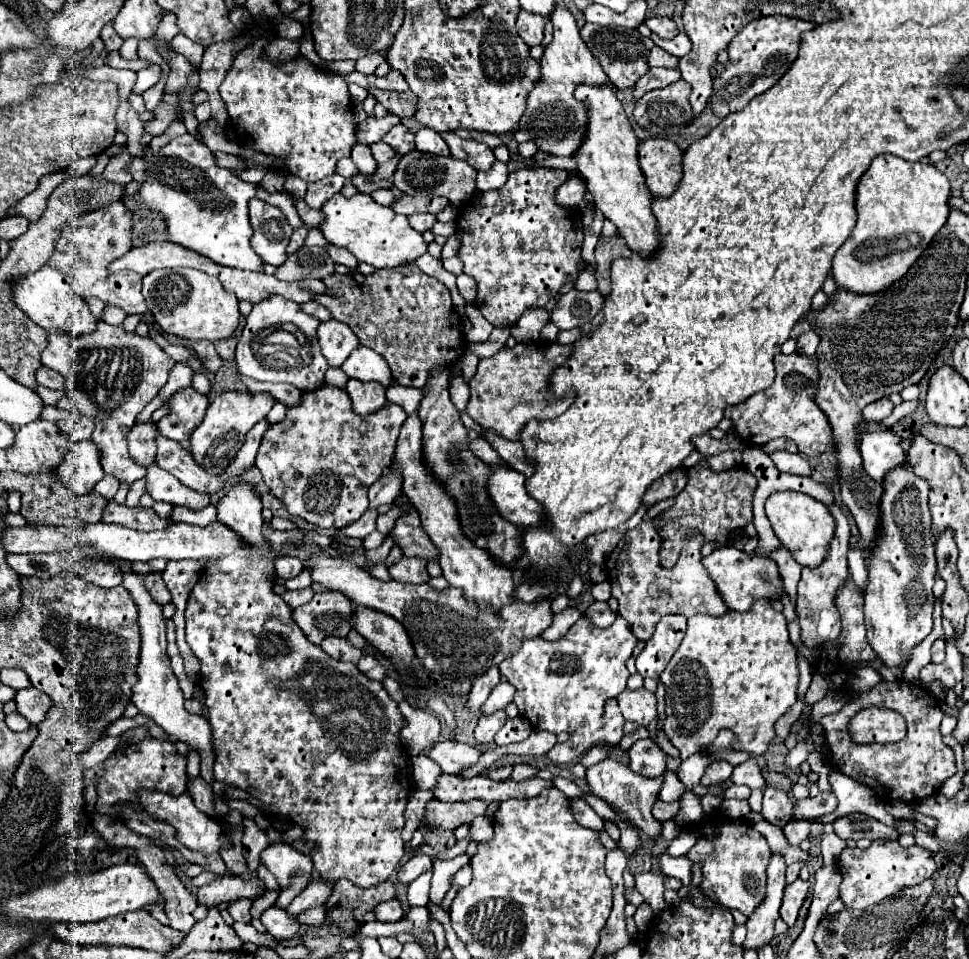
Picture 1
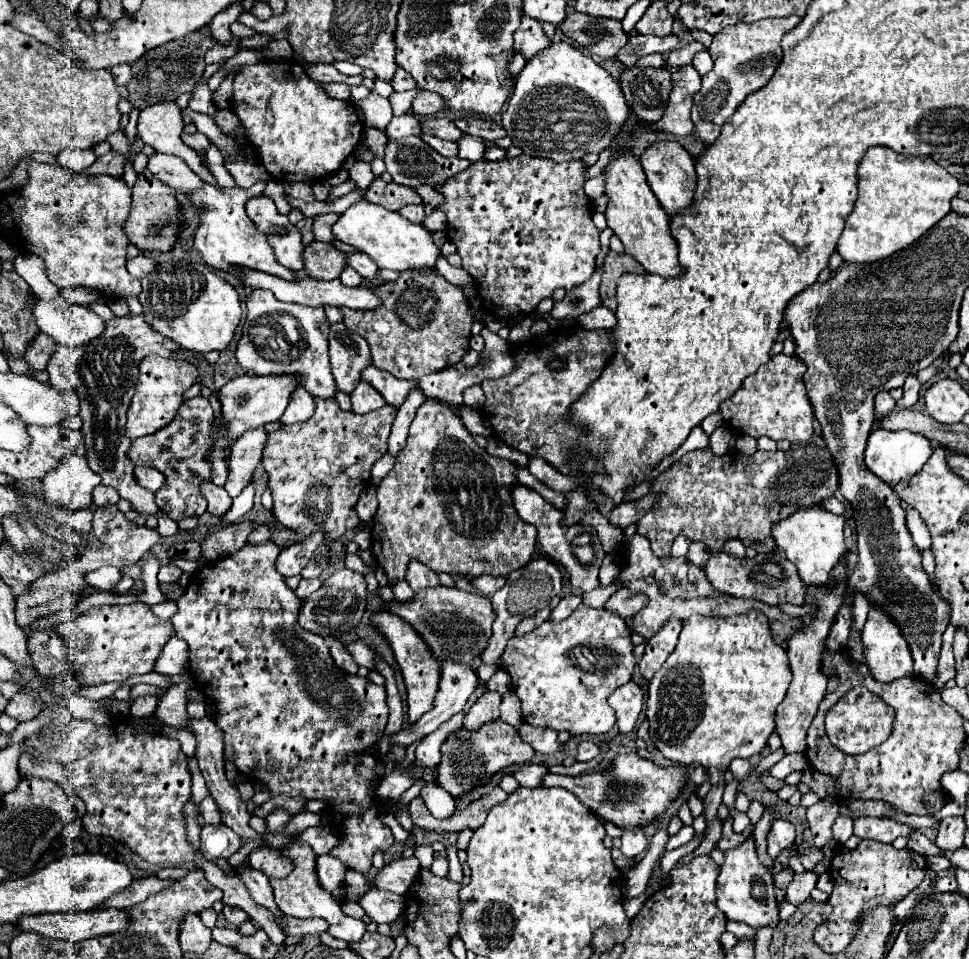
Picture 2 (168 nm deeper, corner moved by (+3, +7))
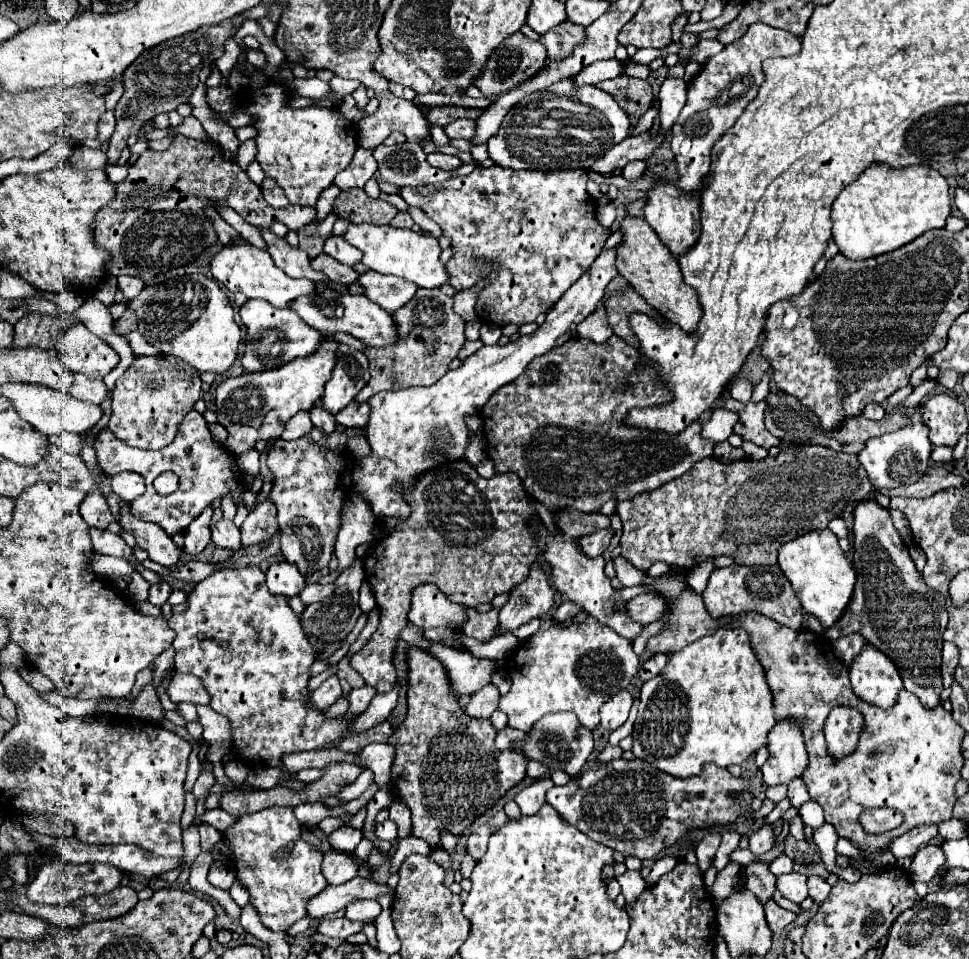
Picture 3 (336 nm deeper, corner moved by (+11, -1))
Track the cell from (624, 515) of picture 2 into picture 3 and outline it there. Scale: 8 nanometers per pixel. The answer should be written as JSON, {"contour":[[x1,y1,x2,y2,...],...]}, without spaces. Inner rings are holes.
{"contour":[[613,528,595,530,595,532,587,534,587,536,583,536,583,538,579,540,579,546,581,546,581,550,583,550,587,556,599,556,599,554,609,546,613,534,615,534]]}

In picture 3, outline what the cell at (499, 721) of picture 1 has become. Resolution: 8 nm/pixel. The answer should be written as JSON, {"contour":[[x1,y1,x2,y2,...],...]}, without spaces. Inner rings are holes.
{"contour":[[487,684,479,692,475,692,475,696,471,696,465,714,469,718,489,718,497,710,497,700,499,700,497,688,493,684]]}

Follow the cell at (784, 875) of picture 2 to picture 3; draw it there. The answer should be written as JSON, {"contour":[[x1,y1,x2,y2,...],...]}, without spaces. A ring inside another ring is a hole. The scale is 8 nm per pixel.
{"contour":[[769,900,765,904,765,918,767,918,767,924,773,932,781,932,785,926,789,926,795,920,795,914,777,906,775,900]]}

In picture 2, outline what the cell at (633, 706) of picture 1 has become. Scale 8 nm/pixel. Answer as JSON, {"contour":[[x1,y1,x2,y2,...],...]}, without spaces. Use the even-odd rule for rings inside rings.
{"contour":[[631,680,609,696,609,706,617,714,619,732,629,734,643,710,643,690]]}

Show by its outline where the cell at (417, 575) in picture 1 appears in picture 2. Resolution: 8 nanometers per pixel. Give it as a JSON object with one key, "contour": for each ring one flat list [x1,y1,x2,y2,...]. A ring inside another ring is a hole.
{"contour":[[413,560,413,562,407,566,407,584,409,584,415,592,419,592,419,590,423,590,423,588,435,588,435,586,439,586,441,582,439,582,437,574,435,574,431,568,427,568,425,564]]}

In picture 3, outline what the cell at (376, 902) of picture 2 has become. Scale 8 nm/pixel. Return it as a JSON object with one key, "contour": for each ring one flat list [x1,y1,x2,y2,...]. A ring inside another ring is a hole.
{"contour":[[357,900,347,906,345,916,353,922,373,922,381,914,381,906,377,900]]}

